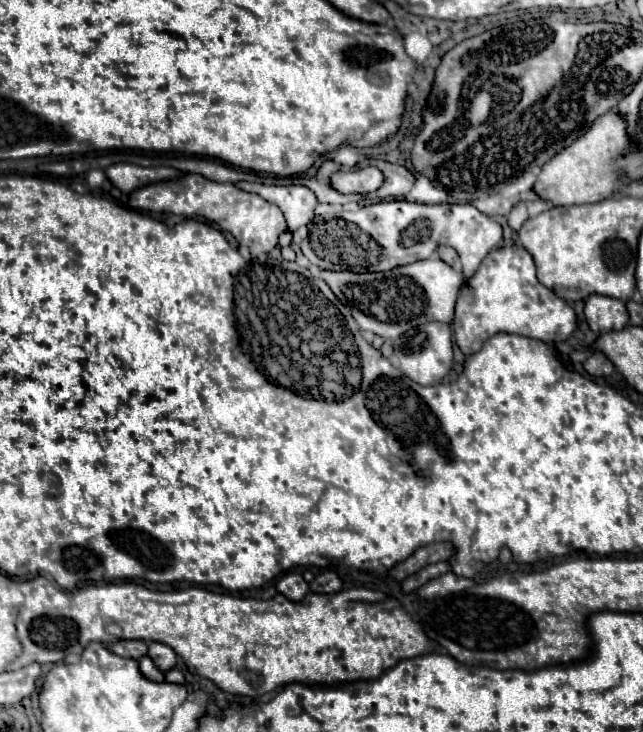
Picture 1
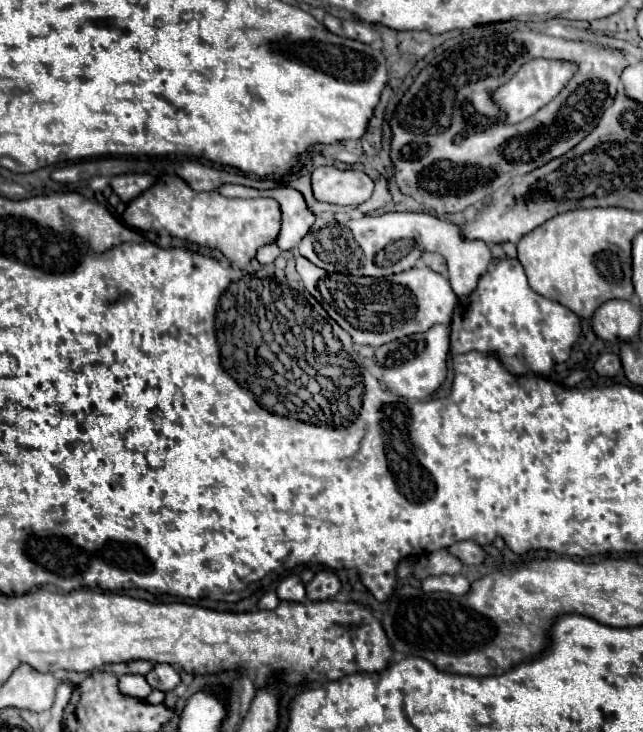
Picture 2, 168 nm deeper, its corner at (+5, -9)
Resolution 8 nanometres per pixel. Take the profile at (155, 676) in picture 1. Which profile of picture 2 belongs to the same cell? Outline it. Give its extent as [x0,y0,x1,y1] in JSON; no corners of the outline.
[119,674,151,698]

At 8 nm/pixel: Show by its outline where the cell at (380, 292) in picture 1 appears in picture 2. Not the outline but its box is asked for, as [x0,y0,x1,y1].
[297,256,457,346]

